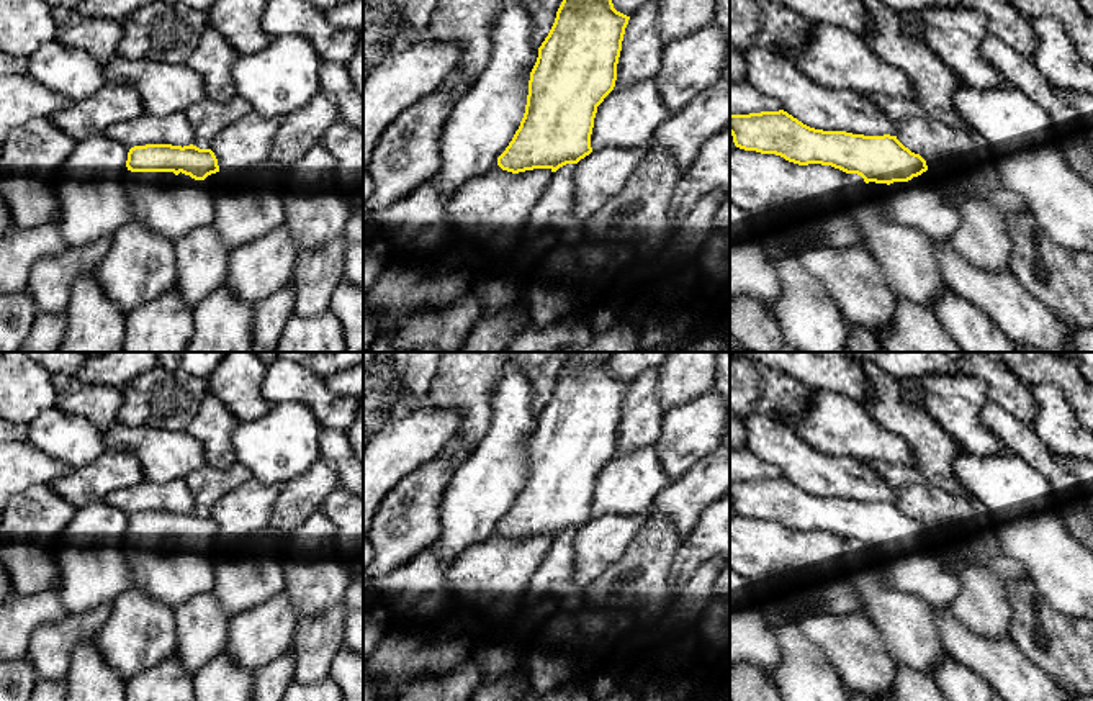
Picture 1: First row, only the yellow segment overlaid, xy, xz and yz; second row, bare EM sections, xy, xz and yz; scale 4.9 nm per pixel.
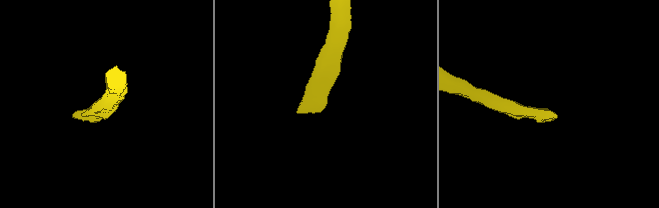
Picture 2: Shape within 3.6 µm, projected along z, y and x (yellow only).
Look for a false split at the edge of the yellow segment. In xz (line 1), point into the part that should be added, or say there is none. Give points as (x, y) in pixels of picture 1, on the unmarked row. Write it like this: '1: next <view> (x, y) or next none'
1: next none

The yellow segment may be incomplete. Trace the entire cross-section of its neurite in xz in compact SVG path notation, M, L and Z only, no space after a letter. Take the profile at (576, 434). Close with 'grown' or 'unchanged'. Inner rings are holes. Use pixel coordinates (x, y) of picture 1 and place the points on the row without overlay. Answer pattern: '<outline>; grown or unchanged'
M610 359L563 365L538 414L520 493L497 524L502 537L556 539L592 519L594 485L615 454L628 387L614 375Z; unchanged

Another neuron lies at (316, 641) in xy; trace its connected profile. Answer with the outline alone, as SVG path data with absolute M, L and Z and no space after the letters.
M342 603L298 619L290 649L295 655L293 681L313 685L327 678L332 660L344 645L344 624Z

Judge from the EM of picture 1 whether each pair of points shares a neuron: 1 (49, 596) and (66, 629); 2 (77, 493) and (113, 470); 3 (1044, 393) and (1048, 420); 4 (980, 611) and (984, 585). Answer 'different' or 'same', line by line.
1: different
2: same
3: same
4: same

